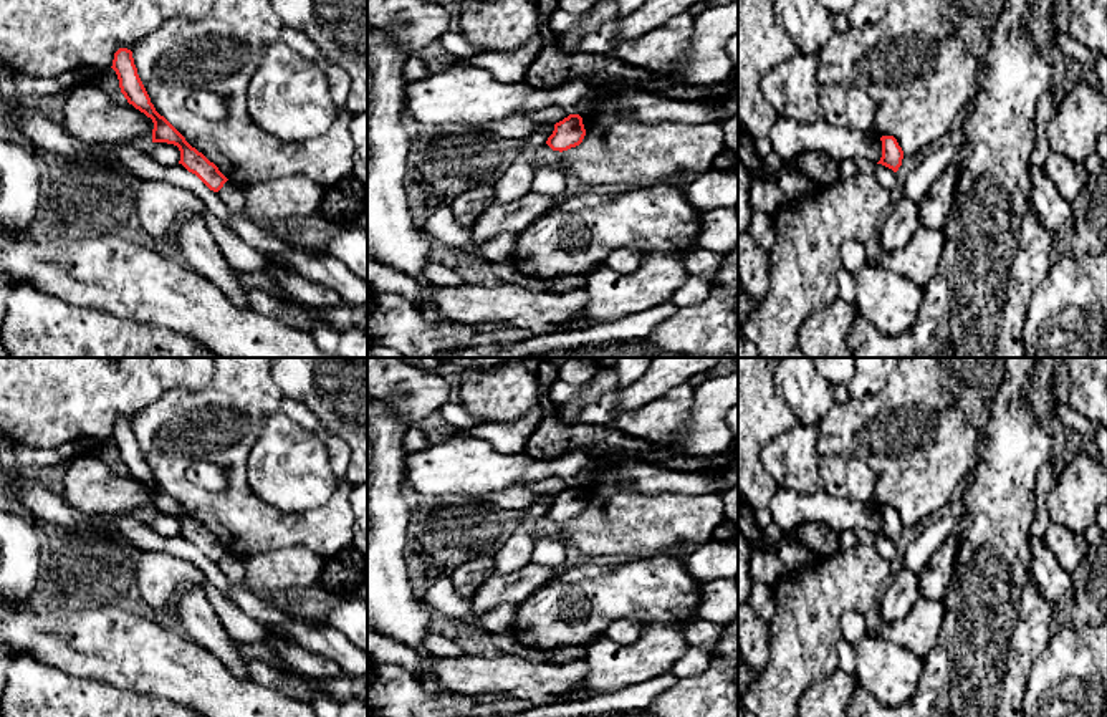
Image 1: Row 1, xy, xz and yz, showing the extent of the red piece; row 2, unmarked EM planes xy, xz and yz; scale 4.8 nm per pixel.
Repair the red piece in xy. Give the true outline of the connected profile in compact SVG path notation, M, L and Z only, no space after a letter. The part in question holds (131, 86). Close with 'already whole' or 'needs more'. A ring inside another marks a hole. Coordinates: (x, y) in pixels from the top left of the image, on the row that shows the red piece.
M119 48L114 53L111 68L117 75L121 93L127 103L152 119L152 142L167 142L177 146L180 151L179 164L182 164L189 172L195 174L210 190L218 192L228 179L213 162L192 147L164 116L156 111L137 75L132 51L127 48Z; already whole

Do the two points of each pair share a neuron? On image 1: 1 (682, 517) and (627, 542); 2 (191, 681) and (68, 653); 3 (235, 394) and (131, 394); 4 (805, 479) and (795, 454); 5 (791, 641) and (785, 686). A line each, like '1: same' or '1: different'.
1: same
2: same
3: different
4: same
5: same

